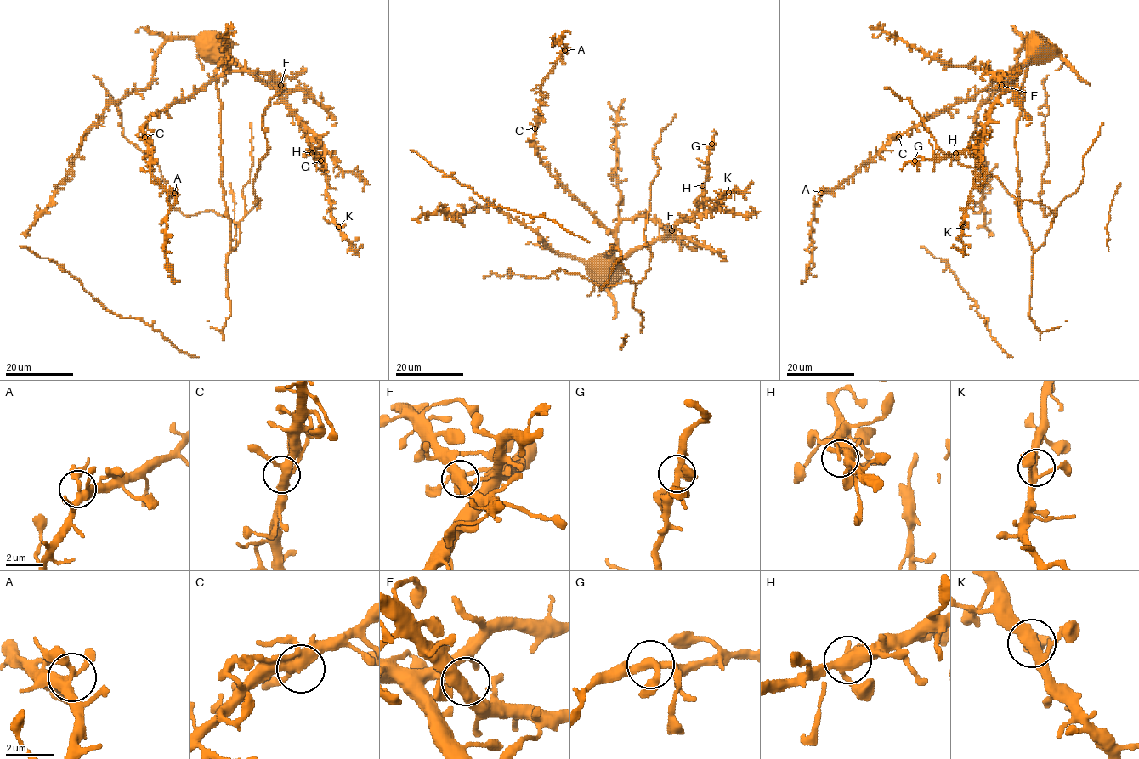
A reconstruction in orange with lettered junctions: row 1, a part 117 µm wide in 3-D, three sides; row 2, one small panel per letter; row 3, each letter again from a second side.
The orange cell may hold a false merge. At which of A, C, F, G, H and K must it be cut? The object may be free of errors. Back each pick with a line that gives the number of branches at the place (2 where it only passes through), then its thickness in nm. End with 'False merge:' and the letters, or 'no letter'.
False merge: no letter

